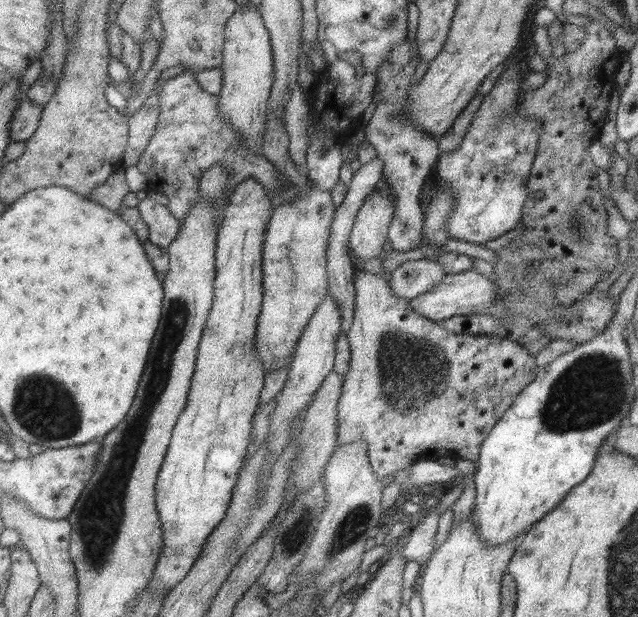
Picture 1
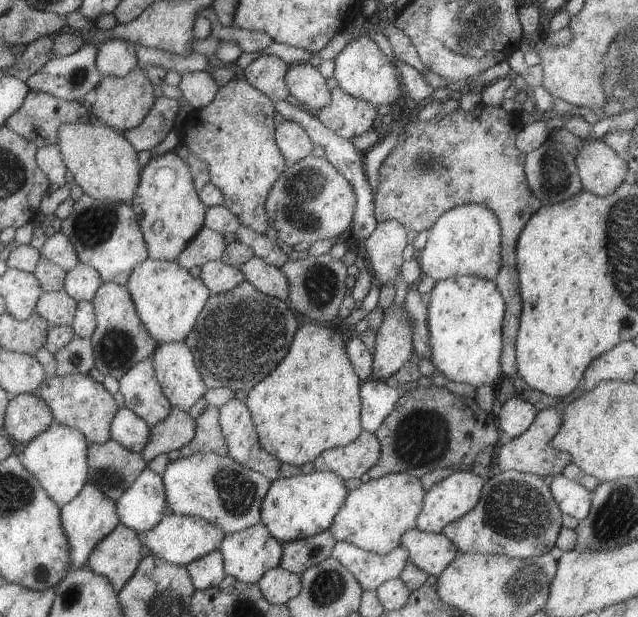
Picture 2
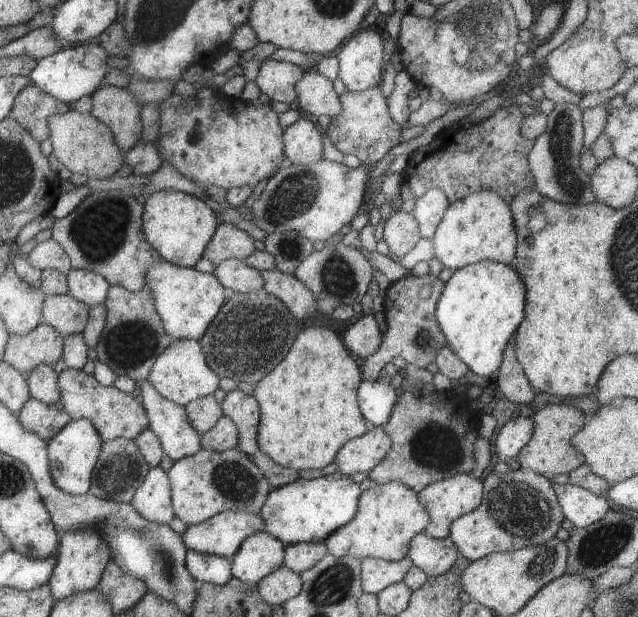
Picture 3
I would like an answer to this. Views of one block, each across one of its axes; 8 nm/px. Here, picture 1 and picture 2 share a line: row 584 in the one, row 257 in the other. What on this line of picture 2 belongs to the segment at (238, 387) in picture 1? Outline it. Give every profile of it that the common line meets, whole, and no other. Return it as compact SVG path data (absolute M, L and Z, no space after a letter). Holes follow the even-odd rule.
M174 151L151 154L151 158L140 172L140 179L130 204L150 259L173 261L193 235L203 227L206 206L201 204L196 191L186 161Z

